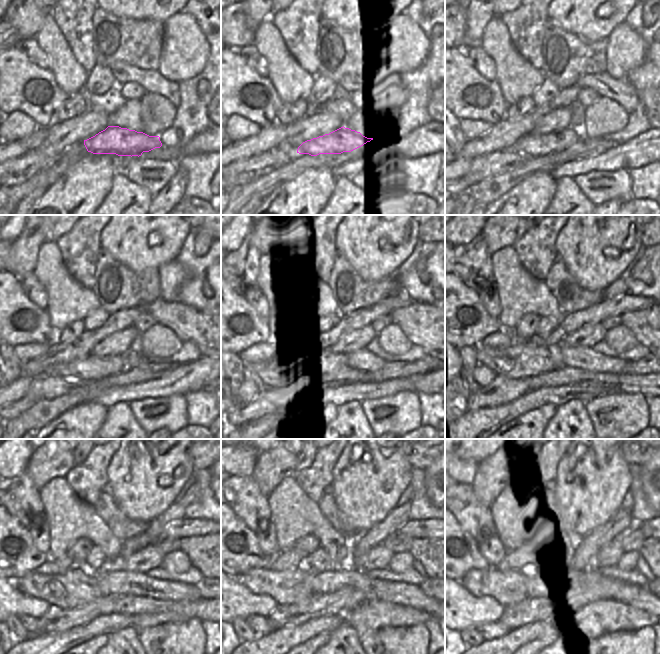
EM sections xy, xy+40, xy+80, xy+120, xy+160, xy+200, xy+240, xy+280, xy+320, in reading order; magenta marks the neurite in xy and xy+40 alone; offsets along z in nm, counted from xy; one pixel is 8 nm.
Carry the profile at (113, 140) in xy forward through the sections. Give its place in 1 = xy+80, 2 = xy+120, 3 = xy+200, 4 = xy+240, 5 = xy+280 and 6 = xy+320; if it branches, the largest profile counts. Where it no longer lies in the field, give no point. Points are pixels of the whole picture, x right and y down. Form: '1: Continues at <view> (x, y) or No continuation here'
1: Continues at xy+80 (533, 144)
2: Continues at xy+120 (89, 368)
3: Continues at xy+200 (520, 360)
4: Continues at xy+240 (78, 585)
5: Continues at xy+280 (292, 586)
6: Continues at xy+320 (508, 588)

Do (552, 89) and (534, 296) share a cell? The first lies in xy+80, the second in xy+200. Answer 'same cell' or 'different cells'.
different cells

